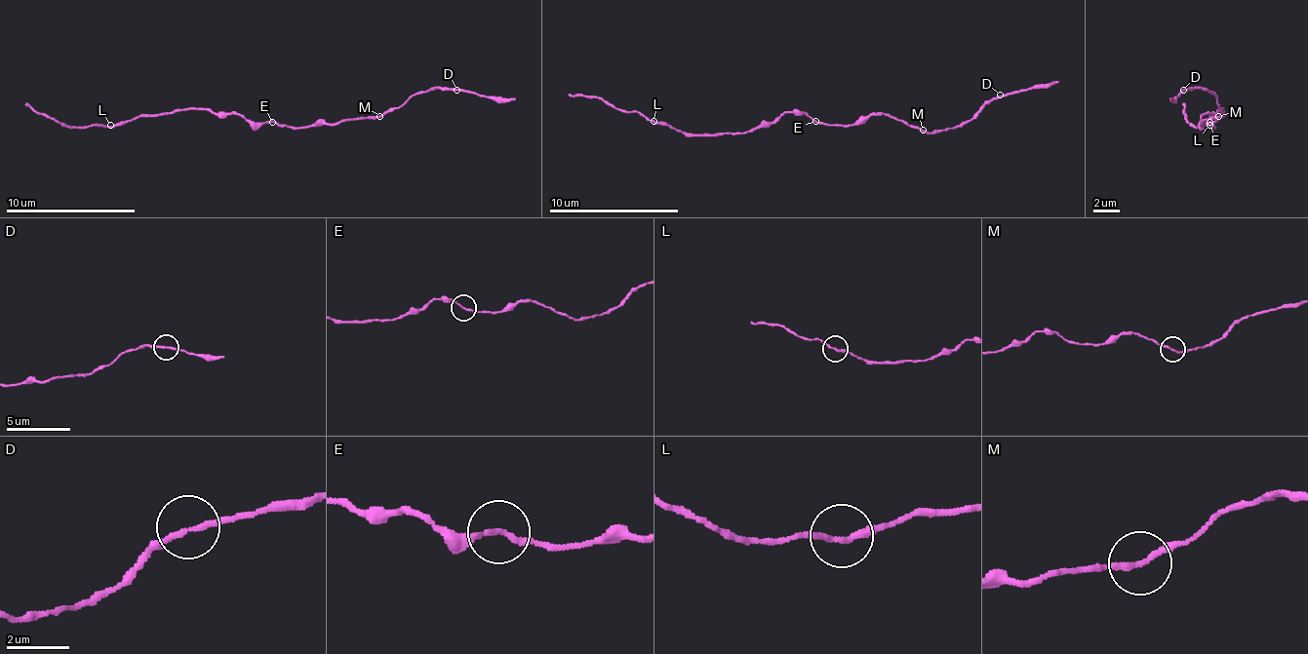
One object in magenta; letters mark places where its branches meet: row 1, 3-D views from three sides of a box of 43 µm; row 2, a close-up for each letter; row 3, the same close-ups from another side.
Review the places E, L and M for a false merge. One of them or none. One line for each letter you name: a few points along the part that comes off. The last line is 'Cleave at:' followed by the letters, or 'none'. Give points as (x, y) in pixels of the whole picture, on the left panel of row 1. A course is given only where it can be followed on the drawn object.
M: (378, 115), (405, 105), (430, 90), (459, 90), (515, 99)
Cleave at: M

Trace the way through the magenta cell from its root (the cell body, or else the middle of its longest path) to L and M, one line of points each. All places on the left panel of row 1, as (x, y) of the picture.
L: (272, 122), (214, 115), (207, 109), (175, 109), (110, 125)
M: (272, 122), (295, 128), (310, 128), (314, 125), (339, 125), (349, 118), (376, 118), (378, 115)

